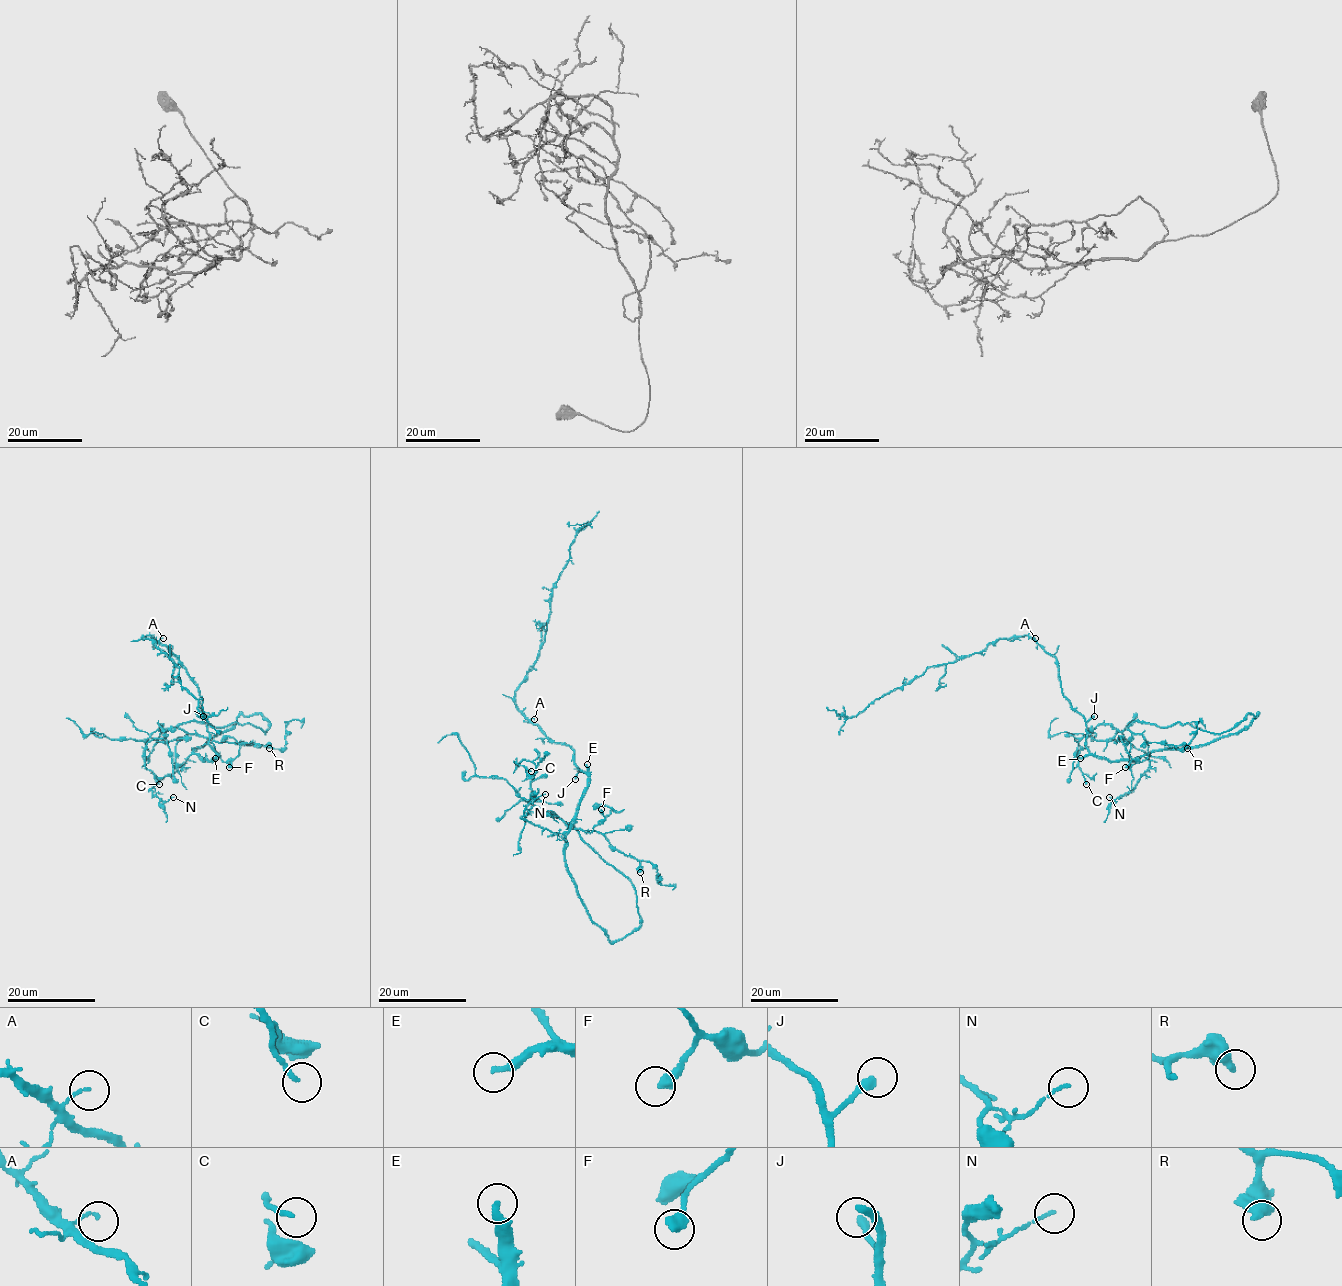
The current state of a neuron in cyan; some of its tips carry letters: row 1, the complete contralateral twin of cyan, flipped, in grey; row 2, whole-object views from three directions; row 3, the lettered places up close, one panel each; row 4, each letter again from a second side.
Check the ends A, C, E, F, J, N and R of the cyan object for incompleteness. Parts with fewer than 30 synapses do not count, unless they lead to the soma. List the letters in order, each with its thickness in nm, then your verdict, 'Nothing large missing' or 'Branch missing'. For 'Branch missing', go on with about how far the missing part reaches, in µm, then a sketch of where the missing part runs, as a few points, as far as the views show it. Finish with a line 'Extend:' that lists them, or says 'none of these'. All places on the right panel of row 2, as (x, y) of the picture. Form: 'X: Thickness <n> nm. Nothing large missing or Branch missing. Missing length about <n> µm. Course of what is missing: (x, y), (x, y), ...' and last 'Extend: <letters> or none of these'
A: Thickness 100 nm. Nothing large missing
C: Thickness 170 nm. Nothing large missing
E: Thickness 240 nm. Branch missing. Missing length about 110 µm. Course of what is missing: (1080, 758), (1025, 782), (1012, 826), (955, 814), (934, 829), (878, 823), (858, 839), (852, 868), (837, 873)
F: Thickness 400 nm. Nothing large missing
J: Thickness 320 nm. Nothing large missing
N: Thickness 100 nm. Nothing large missing
R: Thickness 550 nm. Nothing large missing
Extend: E

